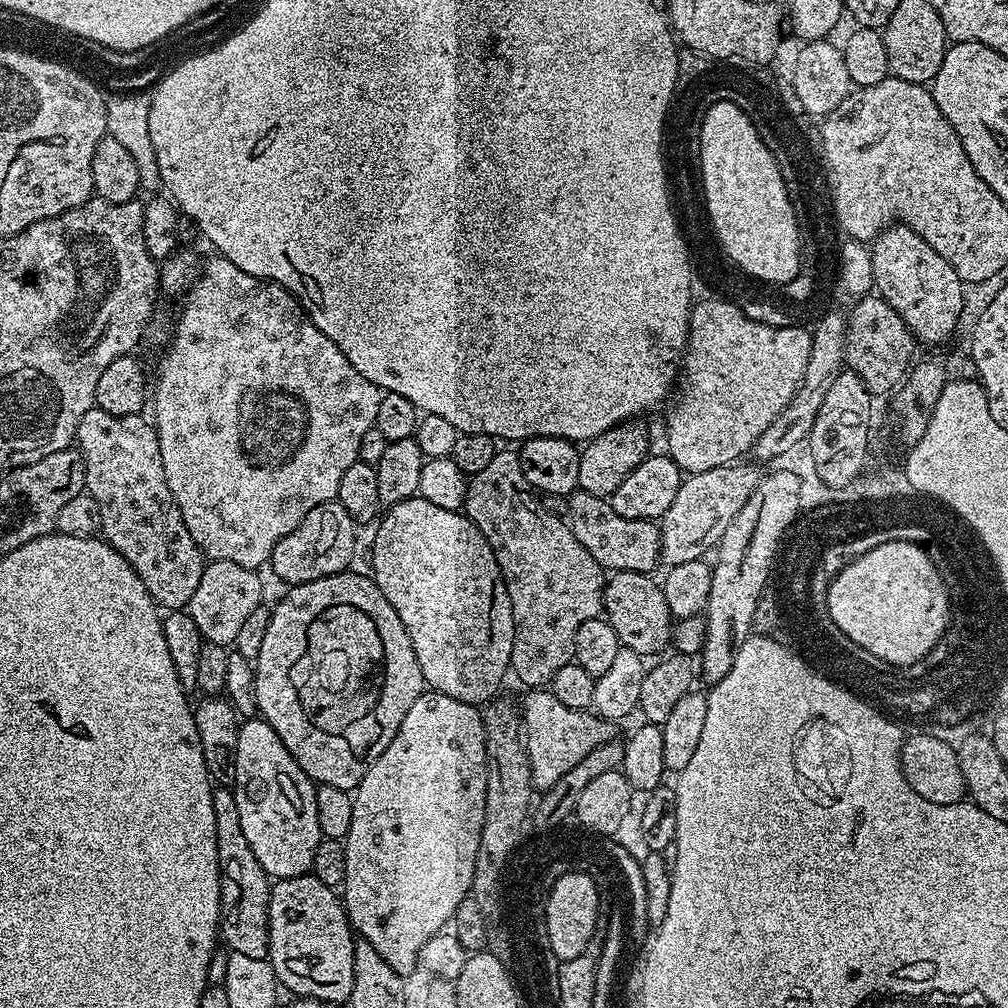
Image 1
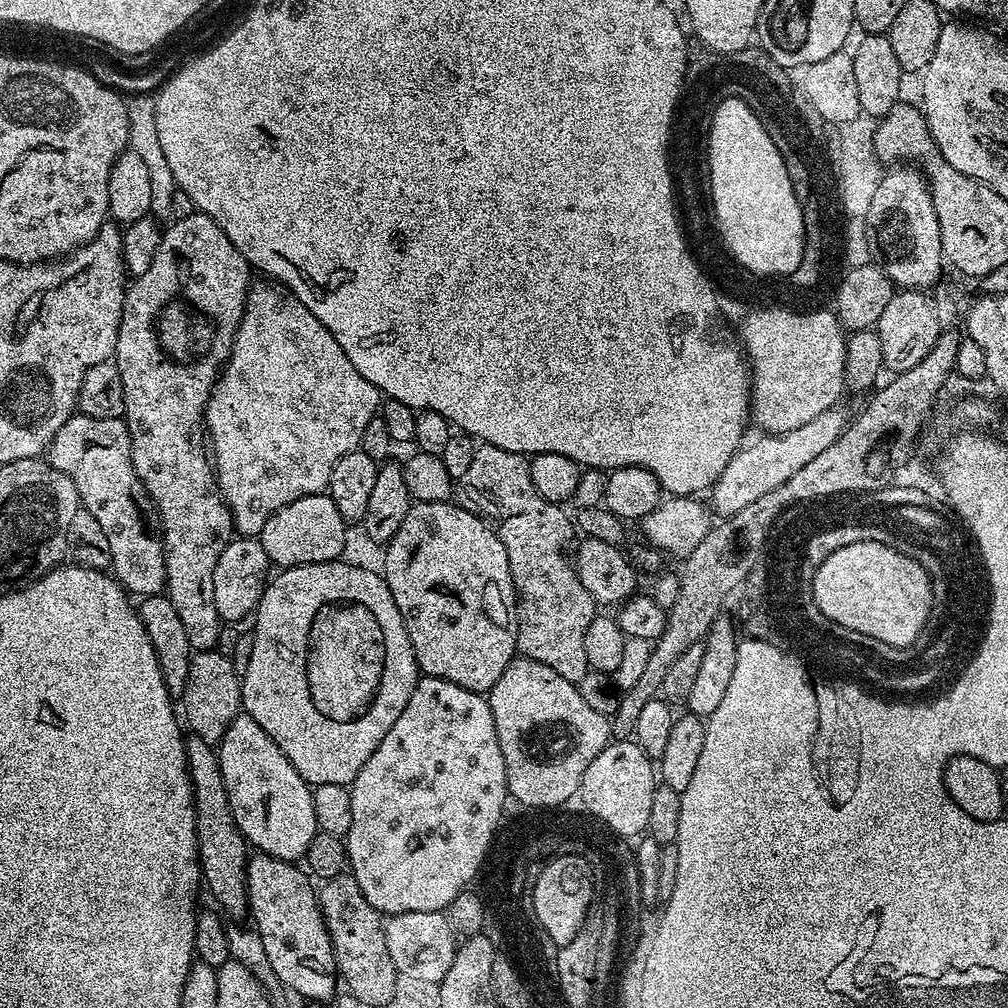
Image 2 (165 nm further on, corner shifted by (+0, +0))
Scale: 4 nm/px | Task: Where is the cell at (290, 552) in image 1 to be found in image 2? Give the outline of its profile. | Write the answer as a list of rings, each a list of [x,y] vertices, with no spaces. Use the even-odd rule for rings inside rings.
[[[321,494],[298,498],[282,506],[269,518],[266,526],[262,526],[258,539],[269,561],[283,570],[341,559],[345,555],[344,531],[346,525],[342,514],[338,514],[338,506],[334,506],[327,494]]]

